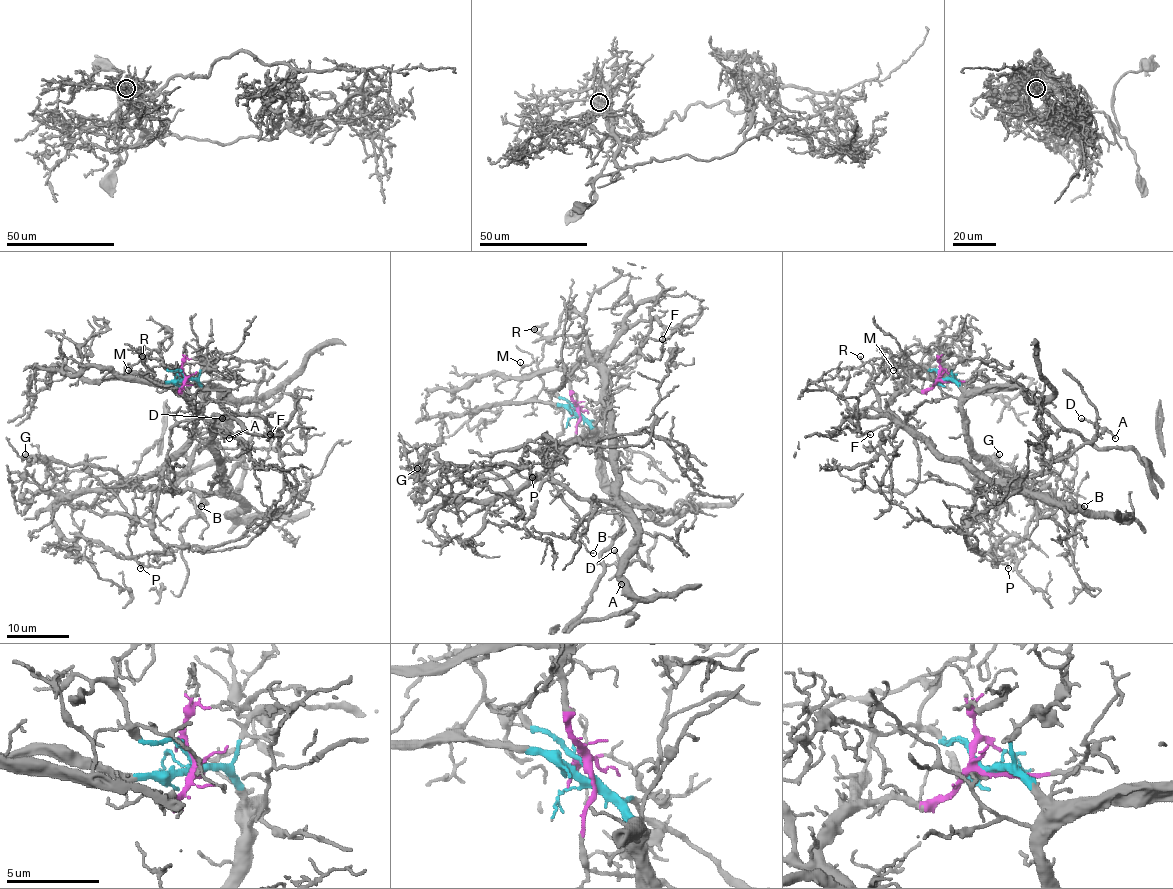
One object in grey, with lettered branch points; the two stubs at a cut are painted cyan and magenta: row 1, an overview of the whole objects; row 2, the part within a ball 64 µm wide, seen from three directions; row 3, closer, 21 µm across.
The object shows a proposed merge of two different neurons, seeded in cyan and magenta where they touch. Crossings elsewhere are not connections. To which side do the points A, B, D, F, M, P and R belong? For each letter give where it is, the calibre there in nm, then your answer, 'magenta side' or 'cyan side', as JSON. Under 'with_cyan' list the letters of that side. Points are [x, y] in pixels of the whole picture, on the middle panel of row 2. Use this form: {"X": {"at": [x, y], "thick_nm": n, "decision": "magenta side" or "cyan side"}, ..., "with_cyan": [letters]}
{"A": {"at": [621, 584], "thick_nm": 150, "decision": "magenta side"}, "B": {"at": [593, 553], "thick_nm": 100, "decision": "magenta side"}, "D": {"at": [614, 550], "thick_nm": 180, "decision": "magenta side"}, "F": {"at": [662, 339], "thick_nm": 90, "decision": "magenta side"}, "M": {"at": [520, 362], "thick_nm": 110, "decision": "cyan side"}, "P": {"at": [532, 477], "thick_nm": 130, "decision": "cyan side"}, "R": {"at": [534, 329], "thick_nm": 150, "decision": "magenta side"}, "with_cyan": ["M", "P"]}

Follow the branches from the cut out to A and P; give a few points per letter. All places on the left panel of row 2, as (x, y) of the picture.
A: (186, 378), (178, 390), (211, 428), (211, 448), (223, 479), (242, 461), (245, 443), (226, 431), (229, 437)
P: (186, 378), (201, 390), (201, 415), (175, 454), (53, 506), (67, 539), (100, 542), (140, 568)

